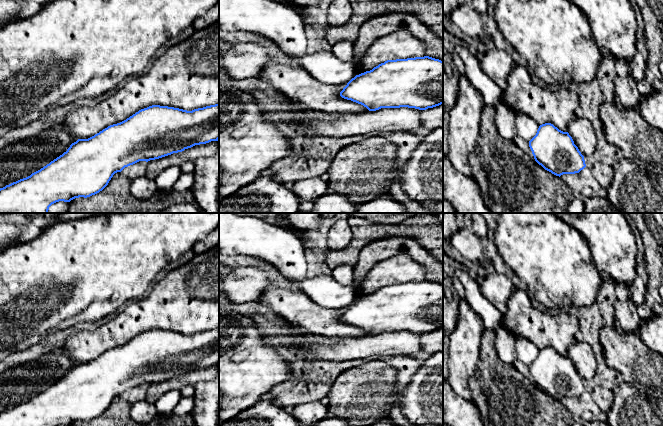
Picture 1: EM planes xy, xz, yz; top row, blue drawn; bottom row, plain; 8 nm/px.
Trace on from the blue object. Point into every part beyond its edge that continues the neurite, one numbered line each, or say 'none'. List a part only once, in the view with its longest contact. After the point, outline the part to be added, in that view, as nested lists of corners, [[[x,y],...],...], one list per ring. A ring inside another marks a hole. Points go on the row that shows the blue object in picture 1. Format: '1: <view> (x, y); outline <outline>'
none

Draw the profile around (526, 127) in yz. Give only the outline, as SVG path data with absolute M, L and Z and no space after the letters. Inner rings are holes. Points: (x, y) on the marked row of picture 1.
M514 114L514 123L517 135L529 142L536 135L540 125L535 120L525 114Z

